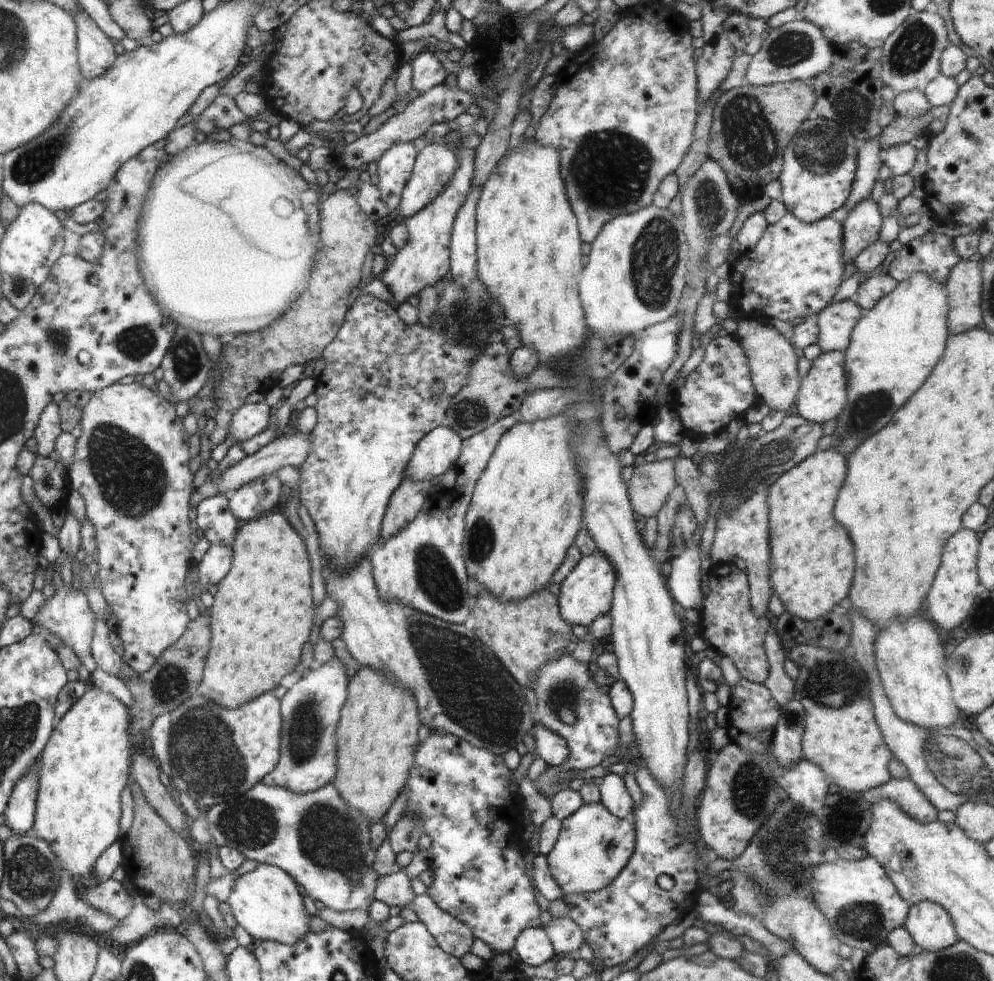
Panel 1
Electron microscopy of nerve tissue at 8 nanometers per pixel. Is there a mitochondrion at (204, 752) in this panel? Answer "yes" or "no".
yes

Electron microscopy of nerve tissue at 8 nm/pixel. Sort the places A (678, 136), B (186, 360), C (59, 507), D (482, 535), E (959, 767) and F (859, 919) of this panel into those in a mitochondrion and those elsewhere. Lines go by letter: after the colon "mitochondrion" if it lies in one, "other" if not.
A: other
B: mitochondrion
C: other
D: mitochondrion
E: mitochondrion
F: mitochondrion

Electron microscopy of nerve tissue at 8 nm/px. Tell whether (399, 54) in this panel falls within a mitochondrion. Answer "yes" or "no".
no

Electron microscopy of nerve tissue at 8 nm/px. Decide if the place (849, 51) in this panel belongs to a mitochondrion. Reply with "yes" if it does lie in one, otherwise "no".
no

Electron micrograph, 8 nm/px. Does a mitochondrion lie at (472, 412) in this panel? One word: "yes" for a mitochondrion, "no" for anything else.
yes

